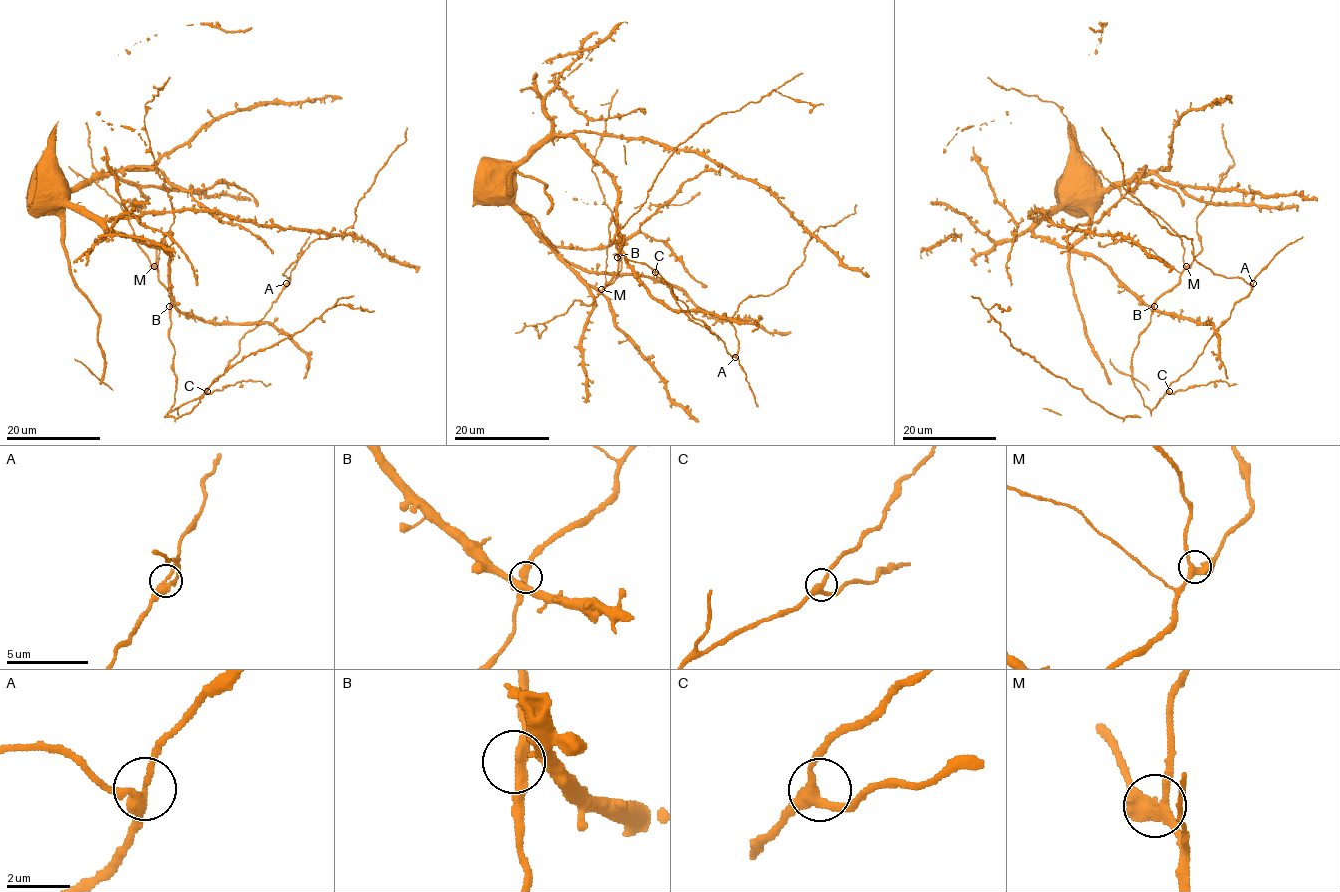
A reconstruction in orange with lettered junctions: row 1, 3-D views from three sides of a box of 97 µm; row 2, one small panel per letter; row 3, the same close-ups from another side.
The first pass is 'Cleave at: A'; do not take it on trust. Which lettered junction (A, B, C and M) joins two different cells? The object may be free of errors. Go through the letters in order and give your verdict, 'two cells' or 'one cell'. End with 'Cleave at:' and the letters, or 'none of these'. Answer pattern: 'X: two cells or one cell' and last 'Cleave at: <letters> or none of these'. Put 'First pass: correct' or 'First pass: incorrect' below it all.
A: two cells
B: one cell
C: one cell
M: one cell
Cleave at: A
First pass: correct

